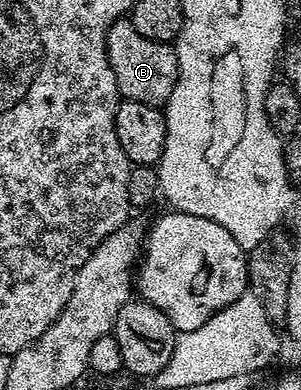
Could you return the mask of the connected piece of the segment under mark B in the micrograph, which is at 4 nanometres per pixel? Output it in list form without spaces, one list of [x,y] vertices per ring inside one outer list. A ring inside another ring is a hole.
[[[129,17],[120,18],[108,28],[106,37],[108,60],[116,76],[119,95],[125,100],[136,100],[159,108],[165,107],[172,96],[172,88],[178,79],[178,52],[171,43],[148,40],[140,36]]]

